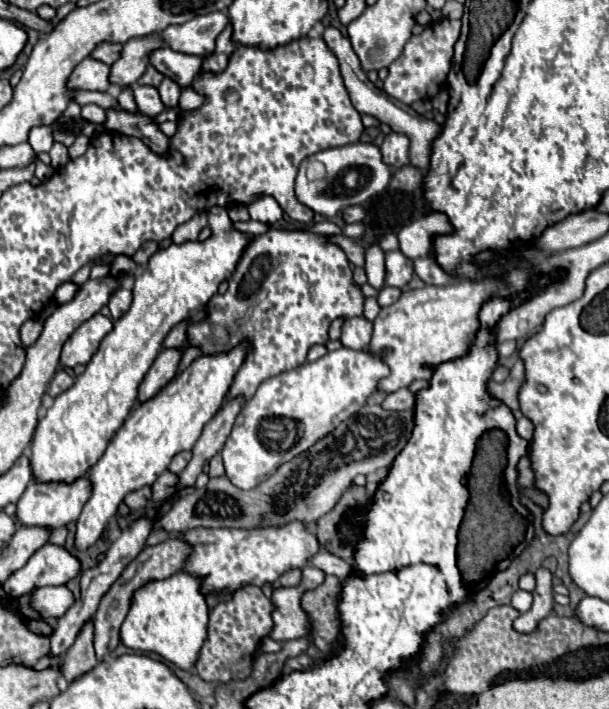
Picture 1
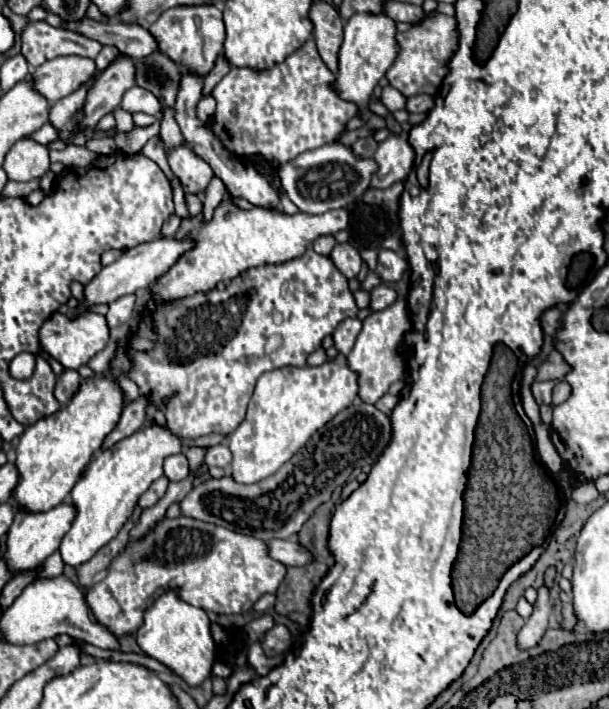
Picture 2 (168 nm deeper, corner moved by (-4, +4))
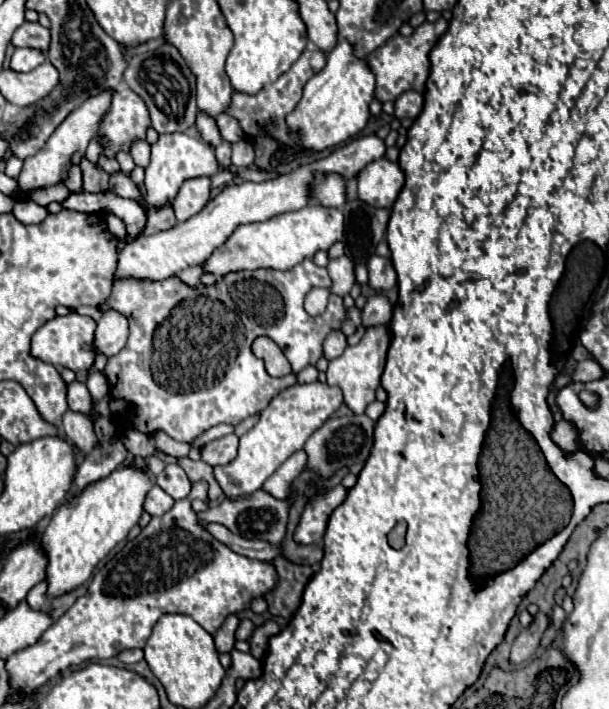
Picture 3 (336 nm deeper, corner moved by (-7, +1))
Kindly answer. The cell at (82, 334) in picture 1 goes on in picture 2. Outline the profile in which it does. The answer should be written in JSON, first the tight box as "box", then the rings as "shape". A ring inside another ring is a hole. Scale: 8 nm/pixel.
{"box":[40,312,110,370],"shape":[[[56,312],[40,328],[40,344],[42,344],[42,348],[52,358],[56,358],[64,368],[72,368],[72,370],[86,364],[94,354],[98,354],[106,346],[108,340],[110,340],[108,322],[106,322],[106,318],[102,314],[96,314],[96,312],[84,312],[76,320],[68,320],[68,316]]]}

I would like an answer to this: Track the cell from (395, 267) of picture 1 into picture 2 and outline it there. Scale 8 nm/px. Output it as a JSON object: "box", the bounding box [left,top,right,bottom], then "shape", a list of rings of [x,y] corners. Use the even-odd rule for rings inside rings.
{"box":[376,250,408,284],"shape":[[[380,250],[380,252],[378,252],[376,274],[378,274],[386,284],[392,284],[392,282],[402,280],[406,268],[408,268],[406,256],[400,256],[400,254],[394,252],[394,250]]]}

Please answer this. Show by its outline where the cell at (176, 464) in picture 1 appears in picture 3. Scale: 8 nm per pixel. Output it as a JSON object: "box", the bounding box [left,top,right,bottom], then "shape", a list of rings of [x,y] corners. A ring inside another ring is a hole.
{"box":[157,463,191,501],"shape":[[[169,463],[169,465],[165,467],[165,471],[157,477],[157,485],[159,485],[165,493],[169,493],[175,501],[185,499],[185,497],[189,495],[189,491],[191,491],[191,481],[189,481],[189,477],[187,477],[185,471],[183,471],[179,465],[175,465],[175,463]]]}

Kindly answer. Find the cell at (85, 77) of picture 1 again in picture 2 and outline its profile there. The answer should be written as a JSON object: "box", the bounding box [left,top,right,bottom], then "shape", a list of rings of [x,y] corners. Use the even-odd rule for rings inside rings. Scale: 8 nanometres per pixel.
{"box":[32,56,94,104],"shape":[[[58,56],[38,66],[32,78],[34,88],[54,104],[60,98],[76,92],[82,84],[90,80],[94,72],[94,60],[82,56]]]}

